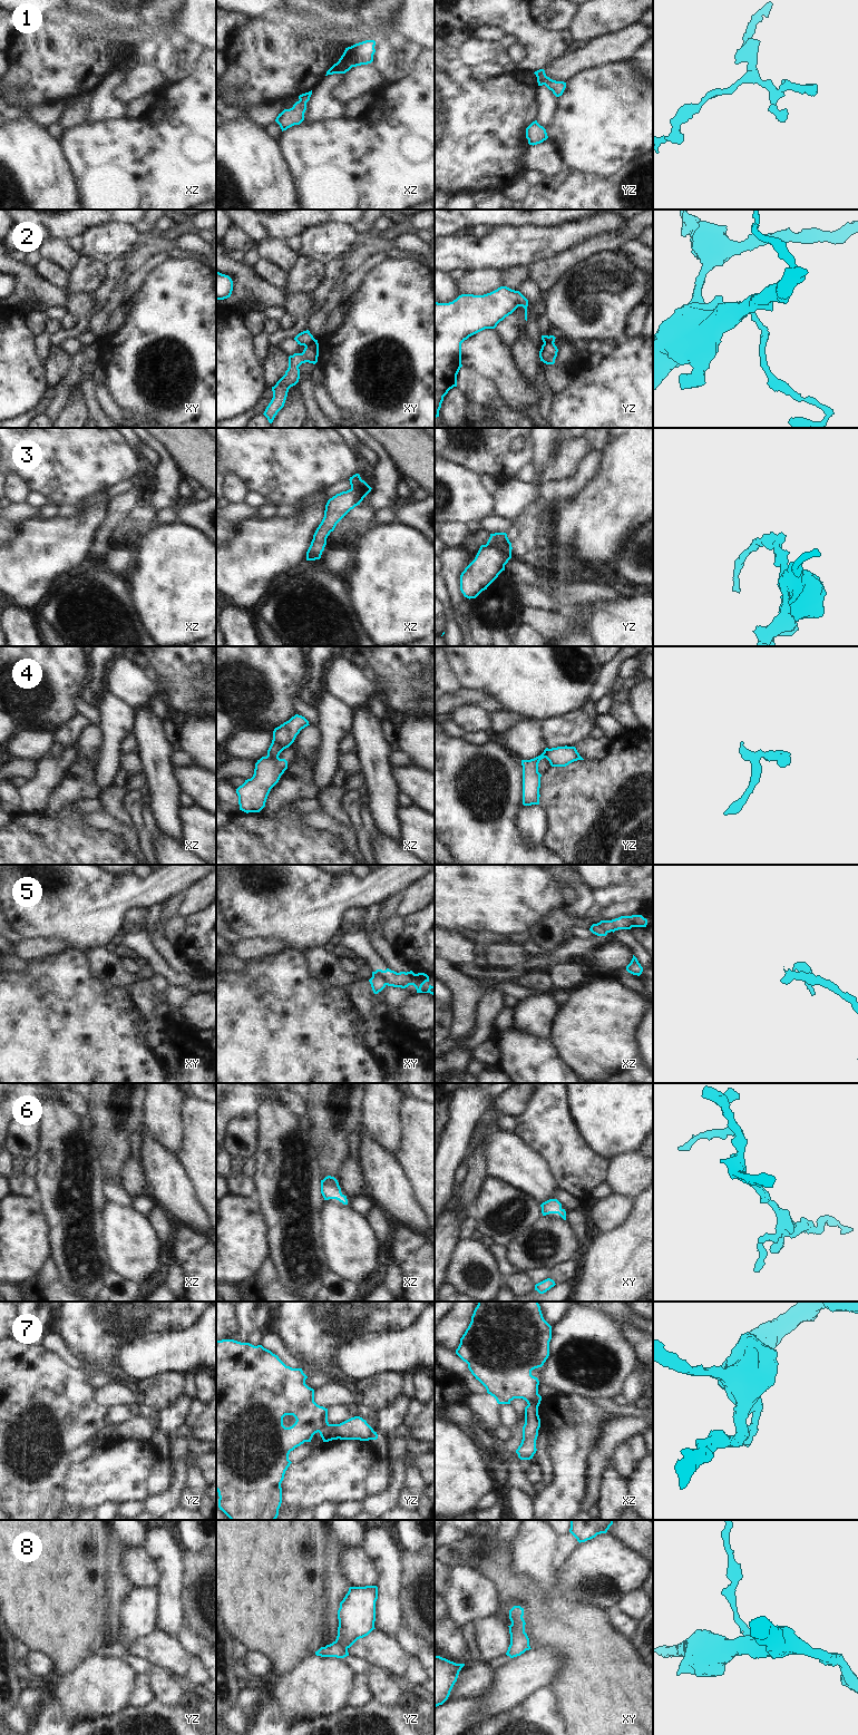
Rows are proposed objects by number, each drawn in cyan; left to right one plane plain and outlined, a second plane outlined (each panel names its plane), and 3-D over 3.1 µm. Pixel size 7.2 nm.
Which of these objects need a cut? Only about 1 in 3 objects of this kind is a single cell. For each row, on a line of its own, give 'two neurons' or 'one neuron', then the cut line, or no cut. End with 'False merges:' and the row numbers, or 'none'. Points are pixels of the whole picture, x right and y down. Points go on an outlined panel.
1: one neuron | no cut
2: two neurons | xy (315, 340), (305, 347)
3: two neurons | yz (486, 544), (510, 557)
4: two neurons | xz (266, 756), (278, 758)
5: two neurons | xy (372, 974), (378, 974), (387, 984)
6: one neuron | no cut
7: two neurons | yz (329, 1424), (319, 1432)
8: one neuron | no cut
False merges: 2, 3, 4, 5, 7

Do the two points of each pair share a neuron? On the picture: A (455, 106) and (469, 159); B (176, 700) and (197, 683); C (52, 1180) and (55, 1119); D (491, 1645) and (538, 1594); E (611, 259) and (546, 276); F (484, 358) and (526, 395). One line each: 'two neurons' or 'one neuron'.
A: one neuron
B: two neurons
C: one neuron
D: two neurons
E: two neurons
F: one neuron

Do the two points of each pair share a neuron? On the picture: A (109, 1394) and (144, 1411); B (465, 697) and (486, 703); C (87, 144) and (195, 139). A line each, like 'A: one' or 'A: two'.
A: two
B: one
C: one

